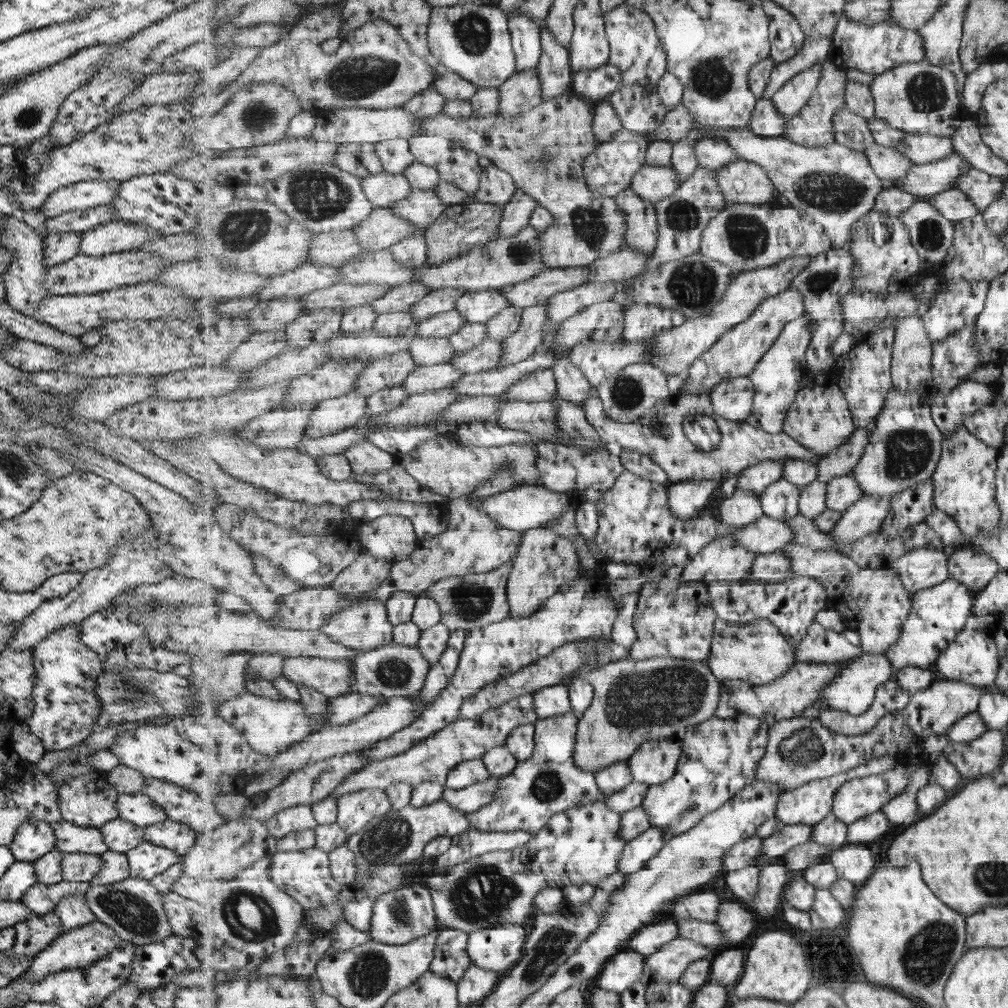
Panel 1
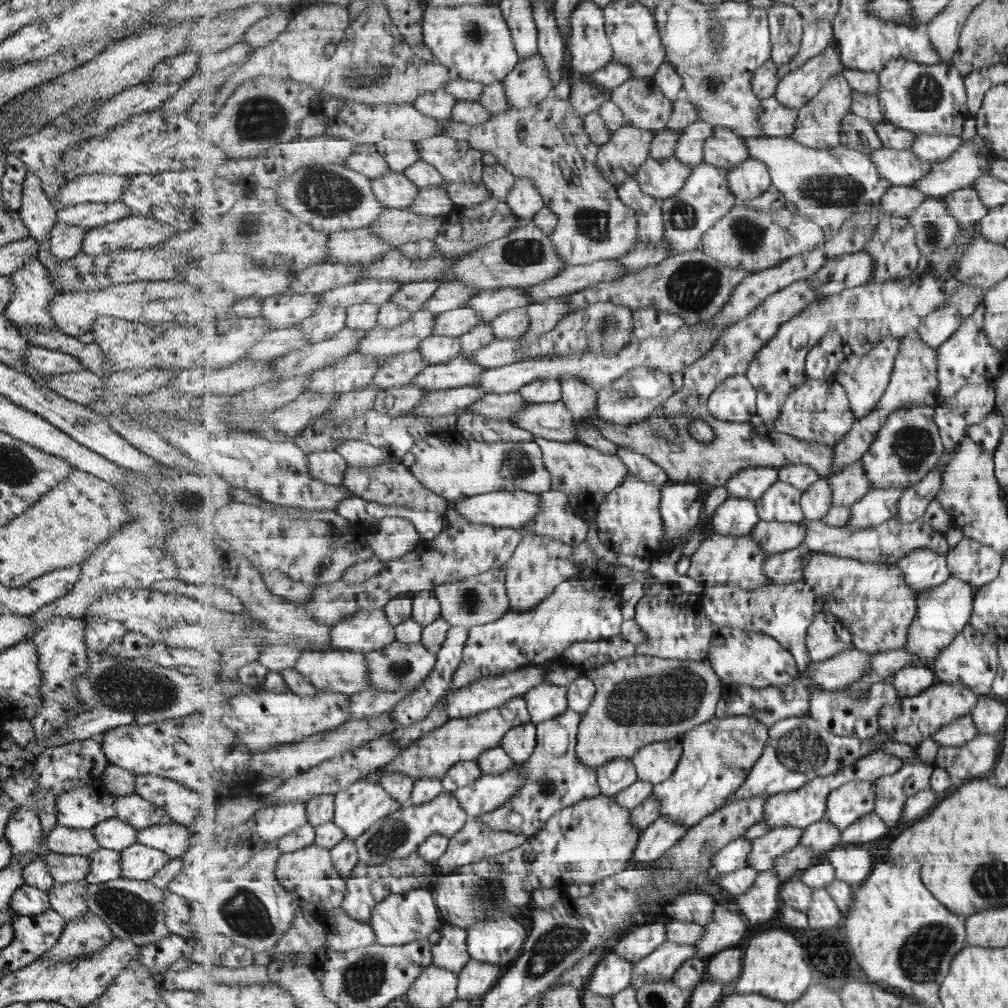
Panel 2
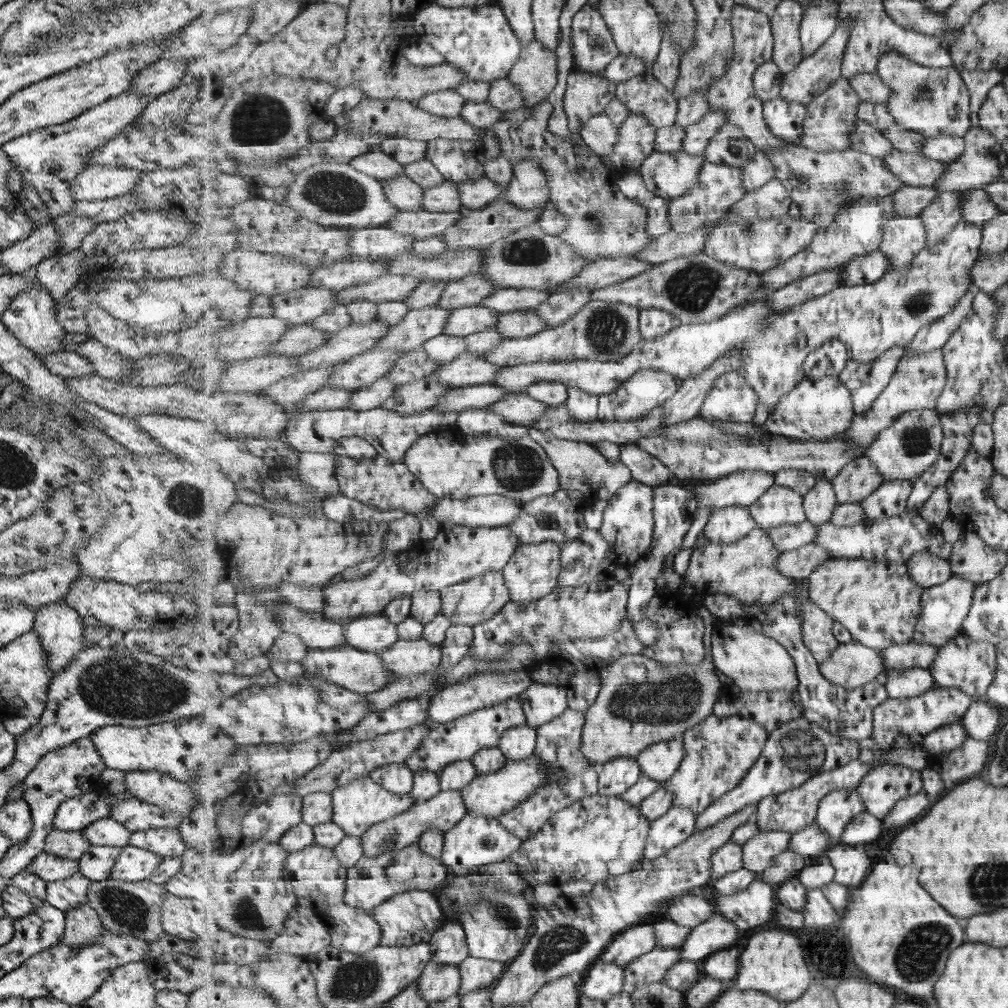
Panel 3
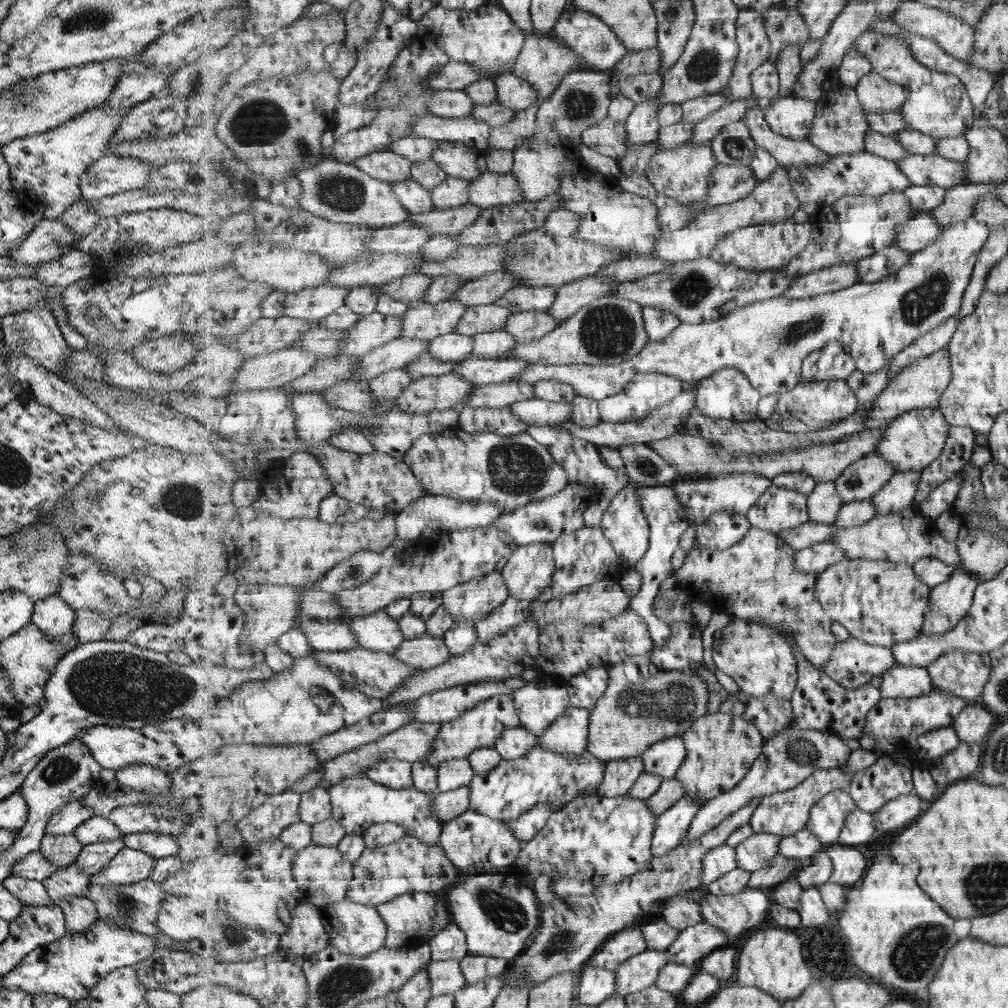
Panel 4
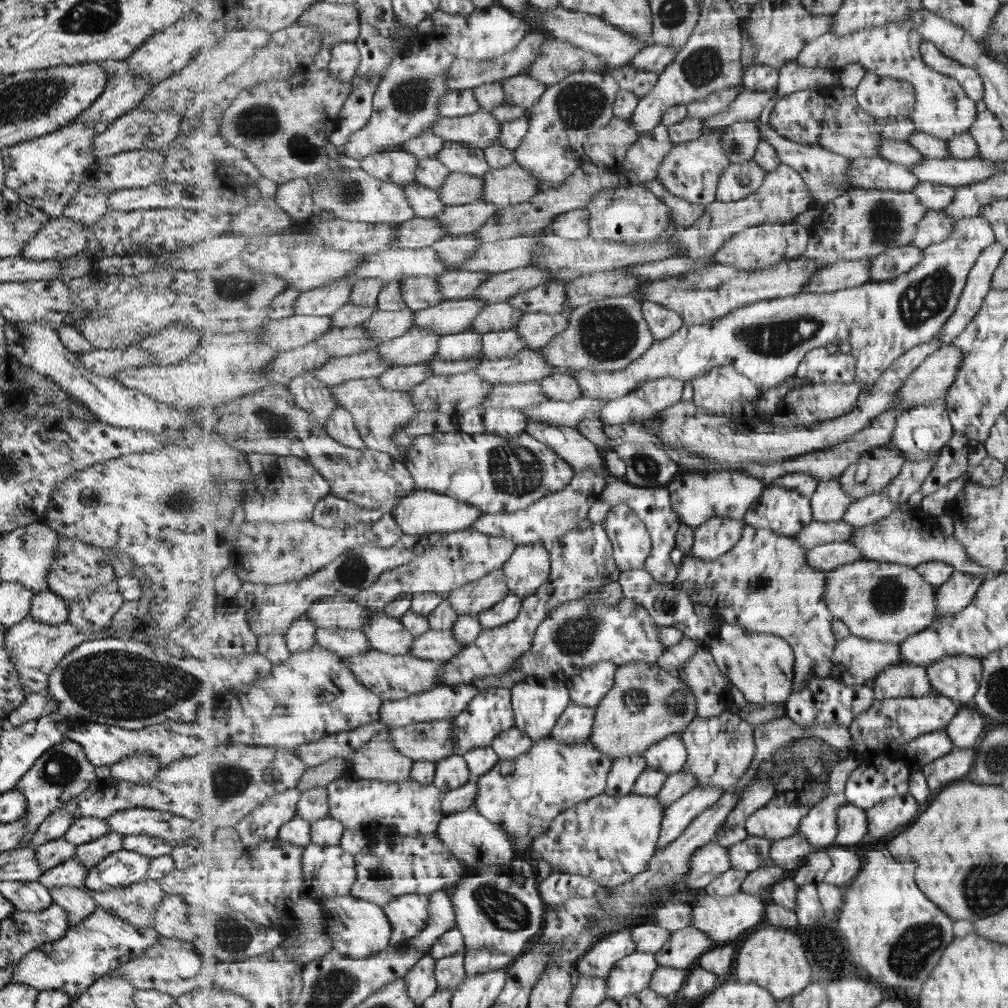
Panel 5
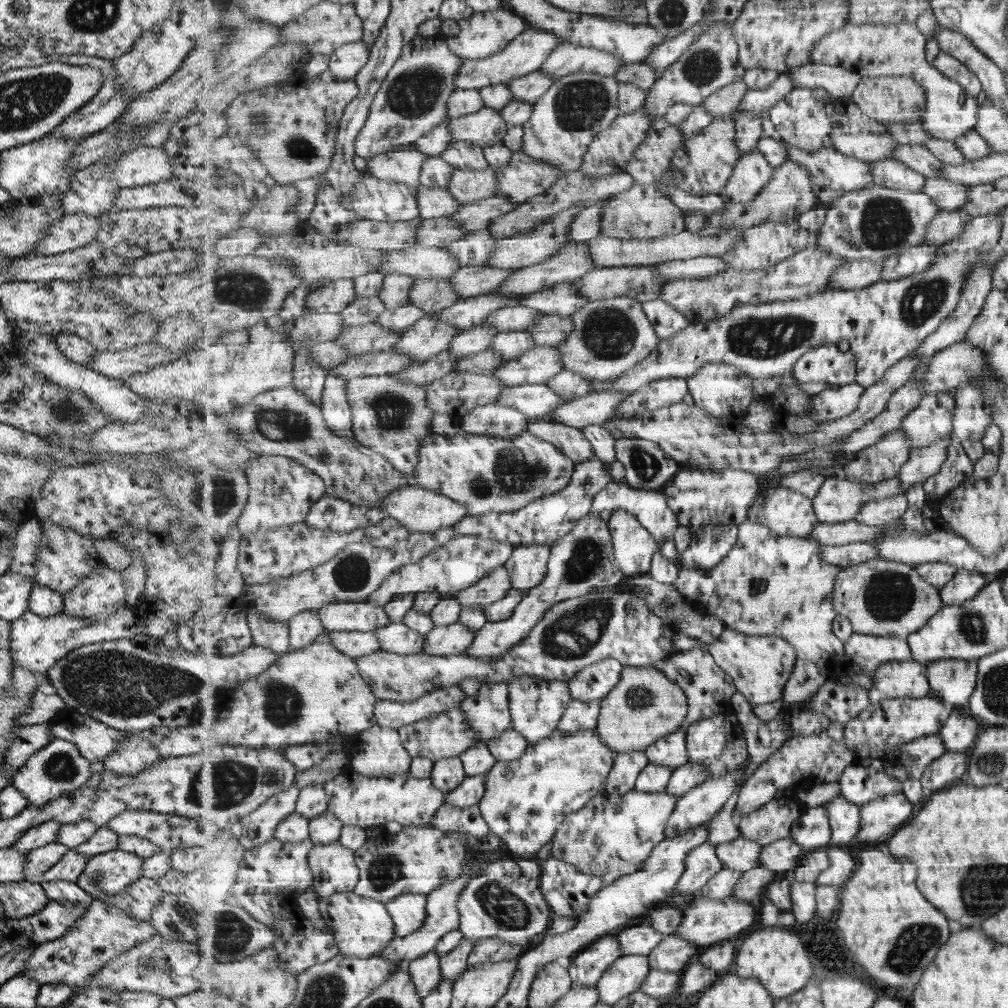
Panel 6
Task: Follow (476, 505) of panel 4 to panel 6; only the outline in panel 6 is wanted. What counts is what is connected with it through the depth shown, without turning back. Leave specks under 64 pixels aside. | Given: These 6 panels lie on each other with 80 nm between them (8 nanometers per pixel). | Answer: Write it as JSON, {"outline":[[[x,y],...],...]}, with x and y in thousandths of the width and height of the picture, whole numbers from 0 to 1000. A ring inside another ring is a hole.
{"outline":[[[408,480],[391,486],[391,489],[387,490],[386,496],[382,496],[380,505],[385,511],[395,516],[397,521],[403,523],[407,529],[428,529],[439,524],[447,524],[465,511],[464,504],[459,499],[436,490],[434,487]]]}

